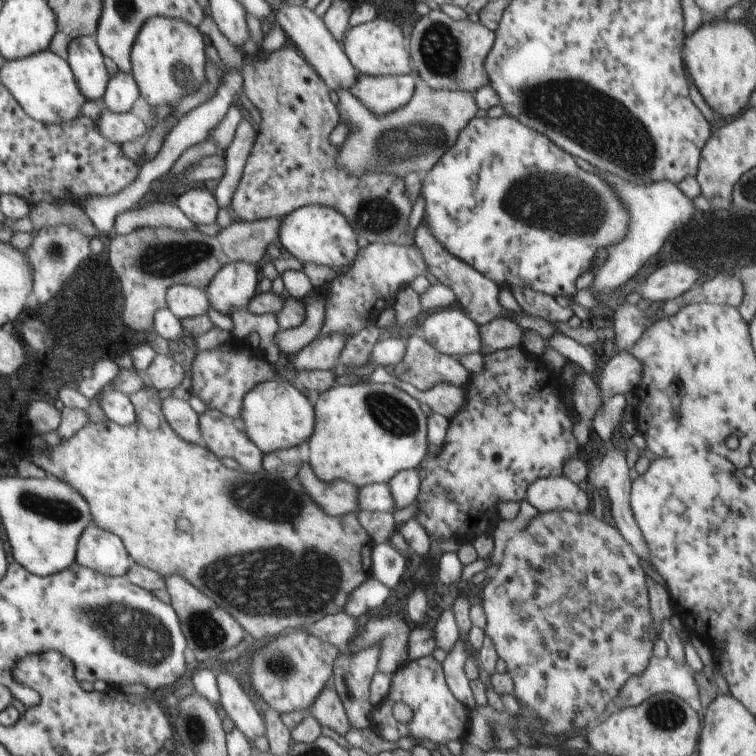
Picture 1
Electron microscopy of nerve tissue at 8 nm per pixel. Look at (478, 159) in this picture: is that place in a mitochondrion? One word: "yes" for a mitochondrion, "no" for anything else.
no

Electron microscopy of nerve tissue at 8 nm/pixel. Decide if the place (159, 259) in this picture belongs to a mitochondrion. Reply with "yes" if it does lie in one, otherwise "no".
yes

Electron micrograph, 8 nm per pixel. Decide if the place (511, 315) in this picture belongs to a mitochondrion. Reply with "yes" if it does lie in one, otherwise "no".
no

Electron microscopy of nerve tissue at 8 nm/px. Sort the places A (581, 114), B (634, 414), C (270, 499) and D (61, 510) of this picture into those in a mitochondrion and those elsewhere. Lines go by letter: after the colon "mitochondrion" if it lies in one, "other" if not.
A: mitochondrion
B: other
C: mitochondrion
D: mitochondrion

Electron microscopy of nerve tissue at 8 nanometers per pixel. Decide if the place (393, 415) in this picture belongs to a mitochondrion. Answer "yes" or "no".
yes

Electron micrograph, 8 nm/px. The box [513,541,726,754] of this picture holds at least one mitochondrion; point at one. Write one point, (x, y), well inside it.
(665, 714)

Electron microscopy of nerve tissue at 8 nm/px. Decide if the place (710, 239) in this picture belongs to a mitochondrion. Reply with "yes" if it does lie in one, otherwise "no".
no

